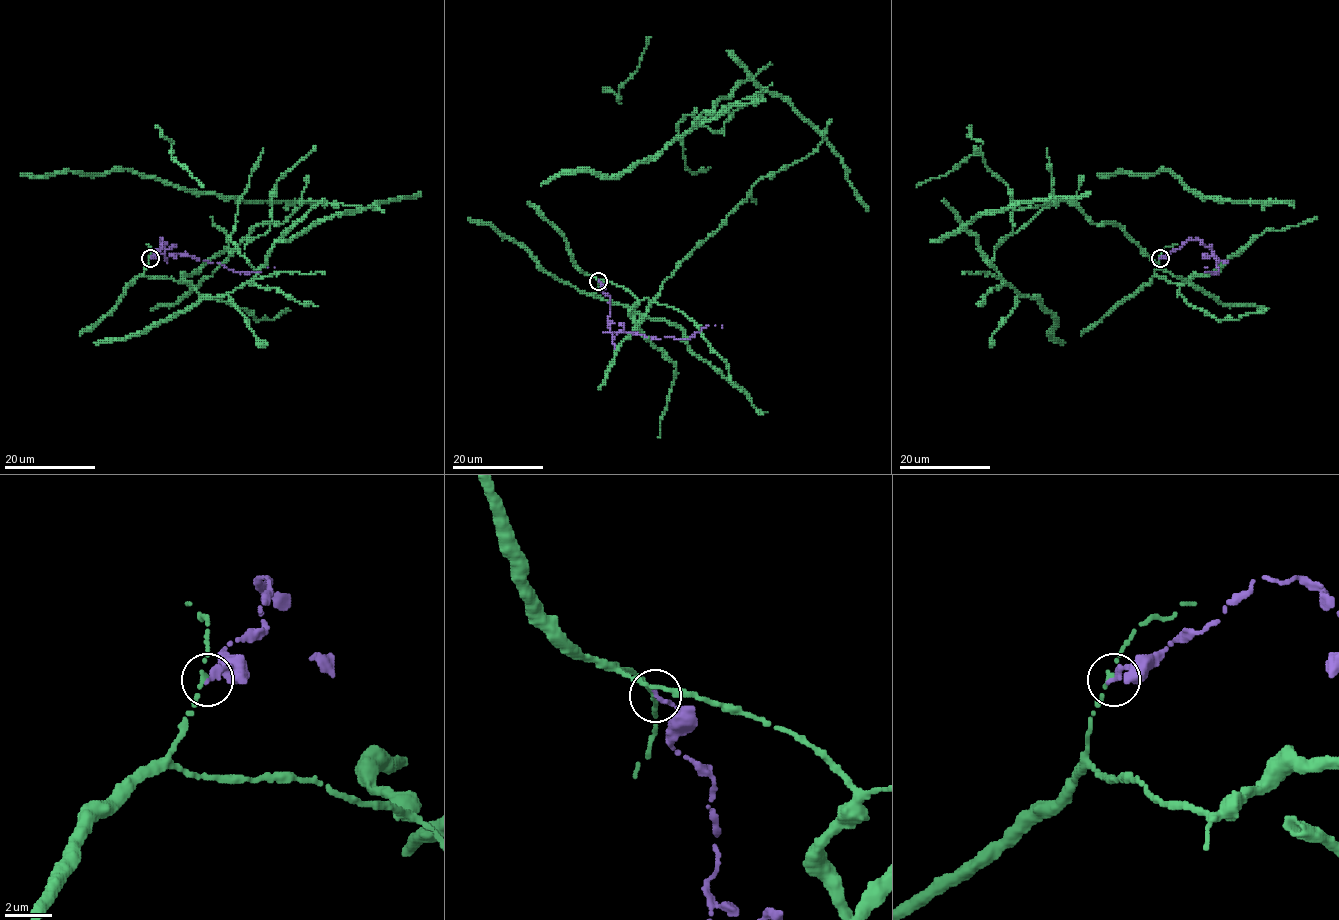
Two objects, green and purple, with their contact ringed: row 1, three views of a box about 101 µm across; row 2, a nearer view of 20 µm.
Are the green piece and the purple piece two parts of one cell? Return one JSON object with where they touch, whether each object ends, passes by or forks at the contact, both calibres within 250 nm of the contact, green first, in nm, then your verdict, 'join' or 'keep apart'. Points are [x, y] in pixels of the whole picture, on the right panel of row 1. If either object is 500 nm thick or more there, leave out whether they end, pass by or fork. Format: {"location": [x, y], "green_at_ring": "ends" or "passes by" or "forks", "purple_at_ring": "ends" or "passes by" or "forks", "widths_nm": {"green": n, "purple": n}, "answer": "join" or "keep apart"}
{"location": [1160, 258], "green_at_ring": "passes by", "purple_at_ring": "ends", "widths_nm": {"green": 150, "purple": 280}, "answer": "keep apart"}

